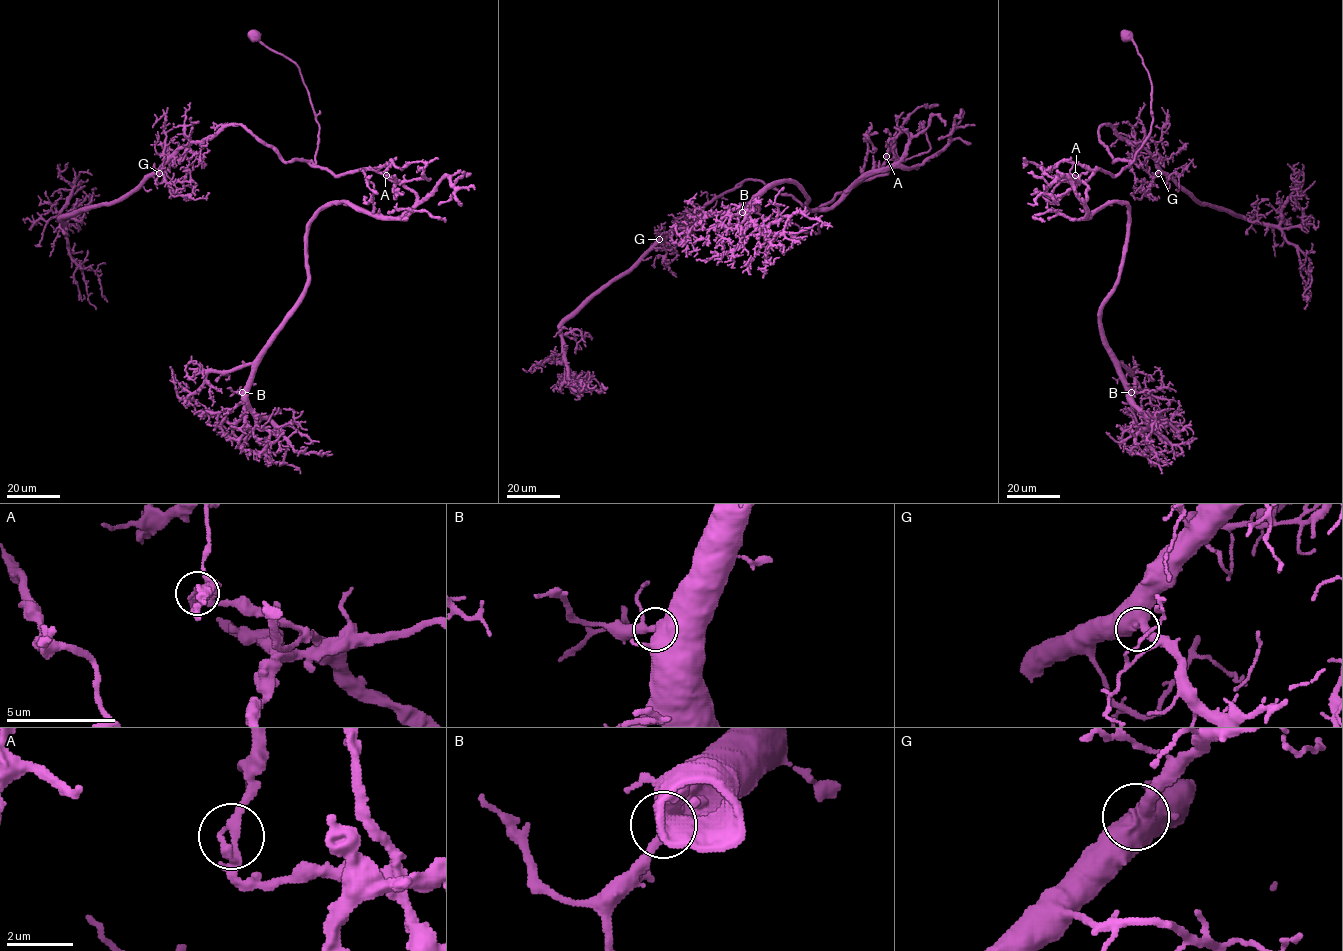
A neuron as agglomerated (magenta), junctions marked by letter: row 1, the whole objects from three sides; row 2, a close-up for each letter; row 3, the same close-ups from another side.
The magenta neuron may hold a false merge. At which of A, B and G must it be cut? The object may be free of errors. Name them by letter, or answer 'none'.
A

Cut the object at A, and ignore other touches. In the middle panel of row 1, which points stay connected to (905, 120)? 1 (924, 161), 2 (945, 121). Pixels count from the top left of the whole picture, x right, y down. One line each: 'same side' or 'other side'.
1: other side
2: other side

